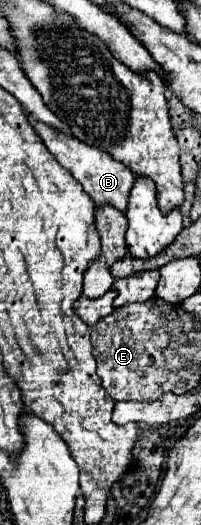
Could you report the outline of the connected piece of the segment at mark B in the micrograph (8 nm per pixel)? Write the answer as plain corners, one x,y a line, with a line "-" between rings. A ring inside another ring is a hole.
27,115
29,117
29,123
33,125
35,133
41,137
41,141
45,143
45,147
57,157
57,161
71,171
71,175
83,185
83,191
87,191
87,195
95,201
95,205
113,205
117,207
119,211
125,213
127,209
127,199
129,199
129,191
133,187
133,181
135,181
135,173
125,167
121,161
115,161
109,153
93,147
93,145
87,145
83,141
79,141
77,137
73,137
71,133
65,133
65,131
59,131
47,123
41,123
37,121
33,115

